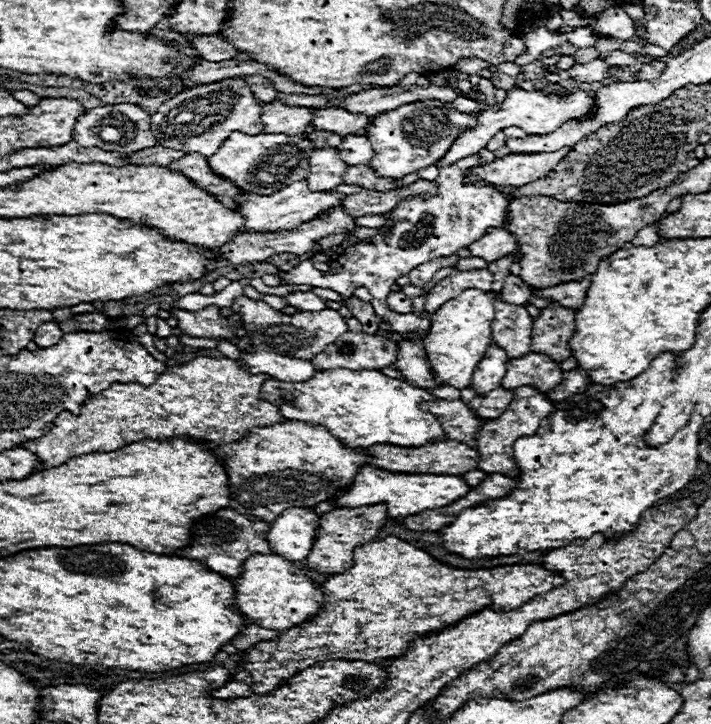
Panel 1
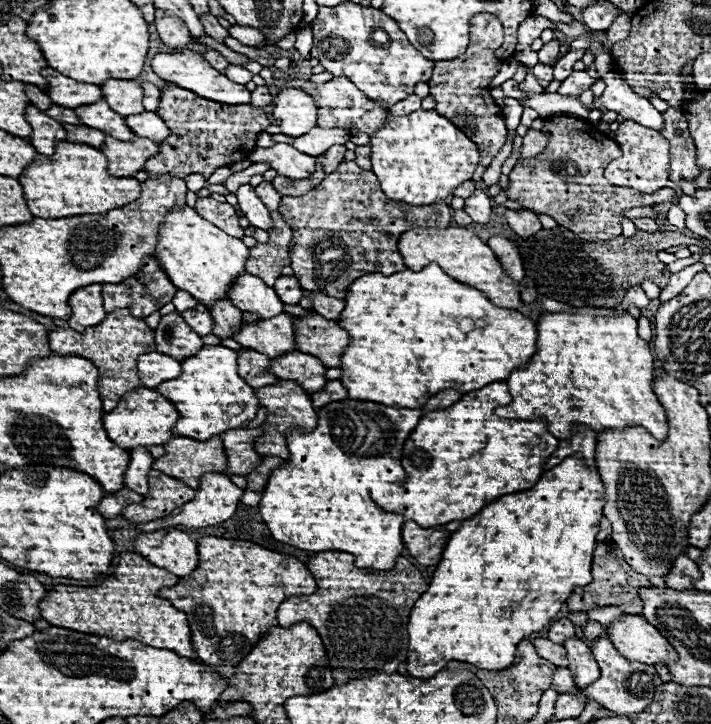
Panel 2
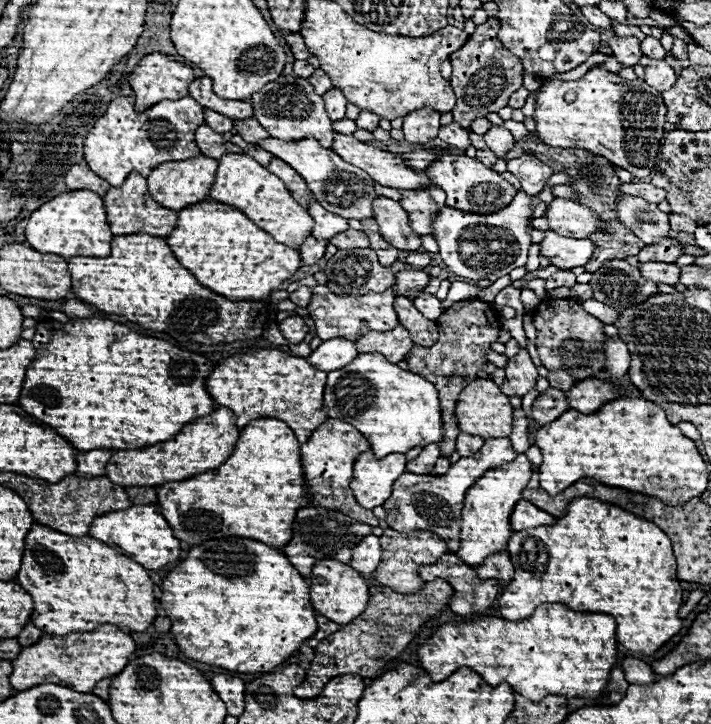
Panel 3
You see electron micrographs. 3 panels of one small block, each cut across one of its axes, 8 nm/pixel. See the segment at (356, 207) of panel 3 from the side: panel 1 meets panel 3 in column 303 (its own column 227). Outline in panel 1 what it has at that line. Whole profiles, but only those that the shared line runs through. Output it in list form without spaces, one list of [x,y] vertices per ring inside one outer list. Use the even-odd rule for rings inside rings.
[[[234,132],[224,142],[224,146],[208,158],[208,164],[216,174],[230,178],[246,192],[272,194],[274,190],[280,190],[286,184],[308,178],[308,174],[310,174],[308,158],[312,152],[314,152],[314,148],[312,148],[310,138],[306,138],[306,134],[296,134],[296,136],[256,134],[256,136],[248,136],[242,132]]]

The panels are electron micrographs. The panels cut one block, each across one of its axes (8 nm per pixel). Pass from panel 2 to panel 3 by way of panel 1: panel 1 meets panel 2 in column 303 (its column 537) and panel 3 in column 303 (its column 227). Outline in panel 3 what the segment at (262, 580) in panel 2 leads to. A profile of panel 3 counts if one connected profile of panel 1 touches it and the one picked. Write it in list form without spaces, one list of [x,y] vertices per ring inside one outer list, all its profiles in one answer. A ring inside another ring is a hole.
[[[436,578],[428,582],[418,594],[398,594],[388,586],[370,586],[370,602],[364,614],[354,618],[350,624],[330,634],[316,646],[314,660],[306,670],[306,680],[294,690],[298,698],[316,698],[322,688],[340,674],[360,674],[366,680],[374,680],[388,670],[388,664],[394,662],[418,634],[422,624],[432,616],[440,614],[452,598],[452,586]]]

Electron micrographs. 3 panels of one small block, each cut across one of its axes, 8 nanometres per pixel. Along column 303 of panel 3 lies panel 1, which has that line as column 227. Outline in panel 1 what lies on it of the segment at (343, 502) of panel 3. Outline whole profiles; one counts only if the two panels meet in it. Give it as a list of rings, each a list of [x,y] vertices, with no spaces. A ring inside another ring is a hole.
[[[286,420],[282,424],[256,428],[246,438],[220,446],[218,452],[224,456],[228,468],[230,508],[238,510],[238,514],[266,518],[266,522],[276,520],[286,508],[308,508],[336,498],[338,492],[346,490],[354,482],[360,468],[370,464],[370,454],[364,448],[350,448],[338,442],[338,438],[332,436],[326,428],[300,420]]]

